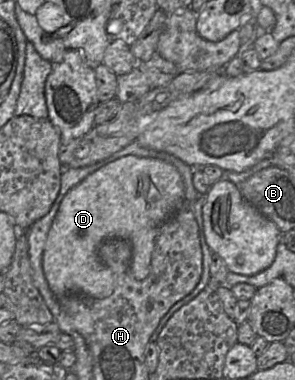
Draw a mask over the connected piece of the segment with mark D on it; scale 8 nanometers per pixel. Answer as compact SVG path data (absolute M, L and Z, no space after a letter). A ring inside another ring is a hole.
M128 155L89 174L64 196L48 232L43 268L50 290L57 298L68 294L81 294L95 299L109 297L115 289L115 277L97 253L100 244L108 238L125 239L131 244L132 275L136 280L144 280L150 273L152 253L161 226L185 205L185 186L179 171L173 164L161 159ZM151 184L159 191L160 198L149 203L147 194Z

